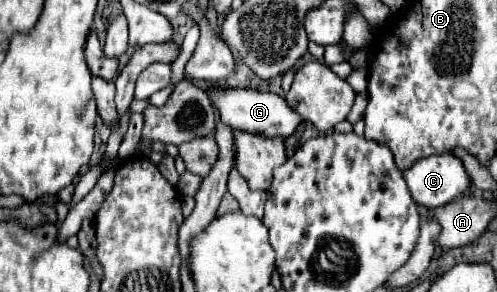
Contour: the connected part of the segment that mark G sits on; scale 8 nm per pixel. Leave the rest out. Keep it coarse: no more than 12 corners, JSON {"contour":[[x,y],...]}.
{"contour":[[256,89],[210,91],[238,131],[290,137],[302,117],[284,97]]}

